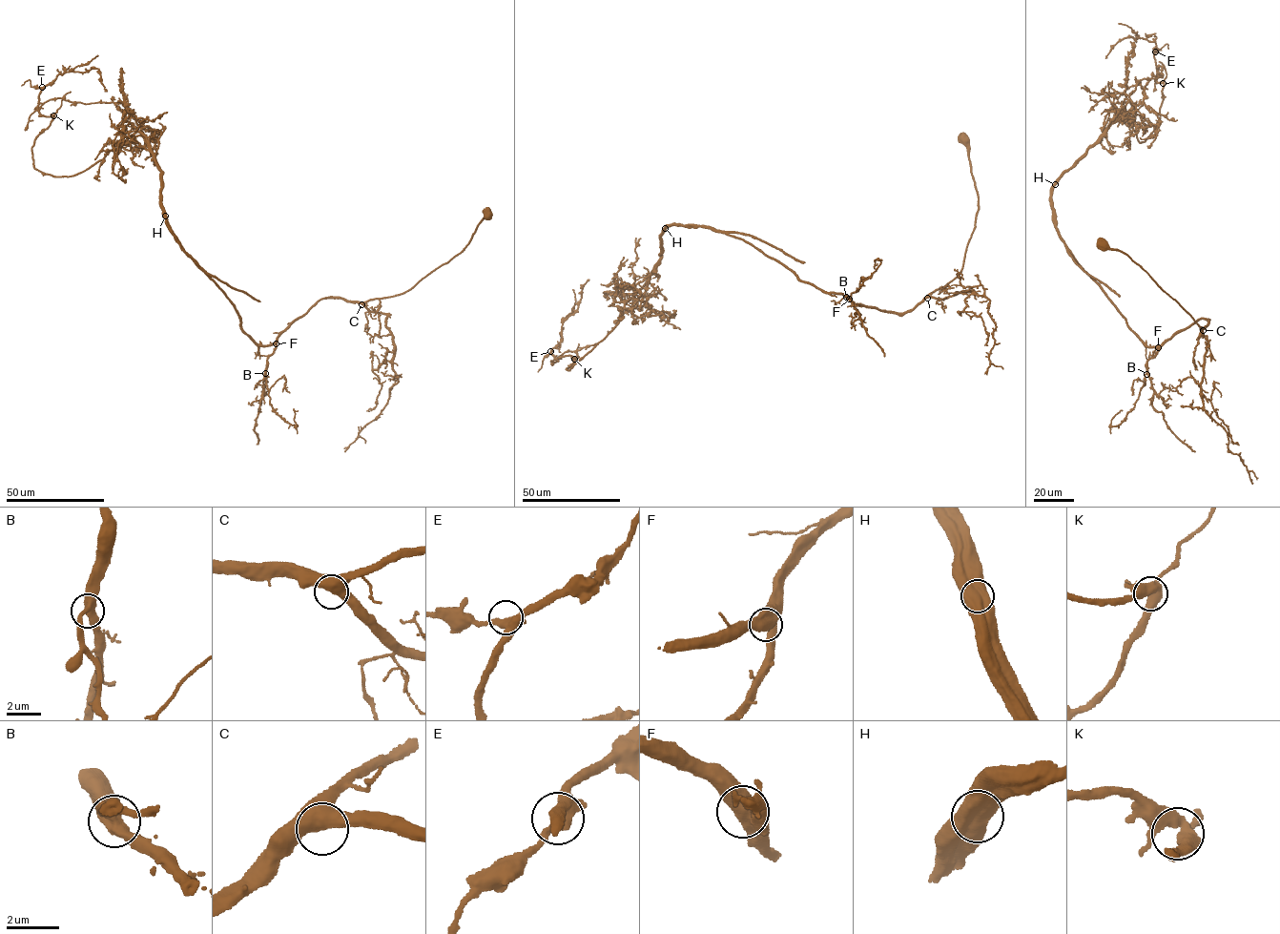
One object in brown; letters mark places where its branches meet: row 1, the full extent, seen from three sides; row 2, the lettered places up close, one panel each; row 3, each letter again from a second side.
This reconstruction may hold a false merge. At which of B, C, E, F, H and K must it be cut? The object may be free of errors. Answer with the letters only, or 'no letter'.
H

